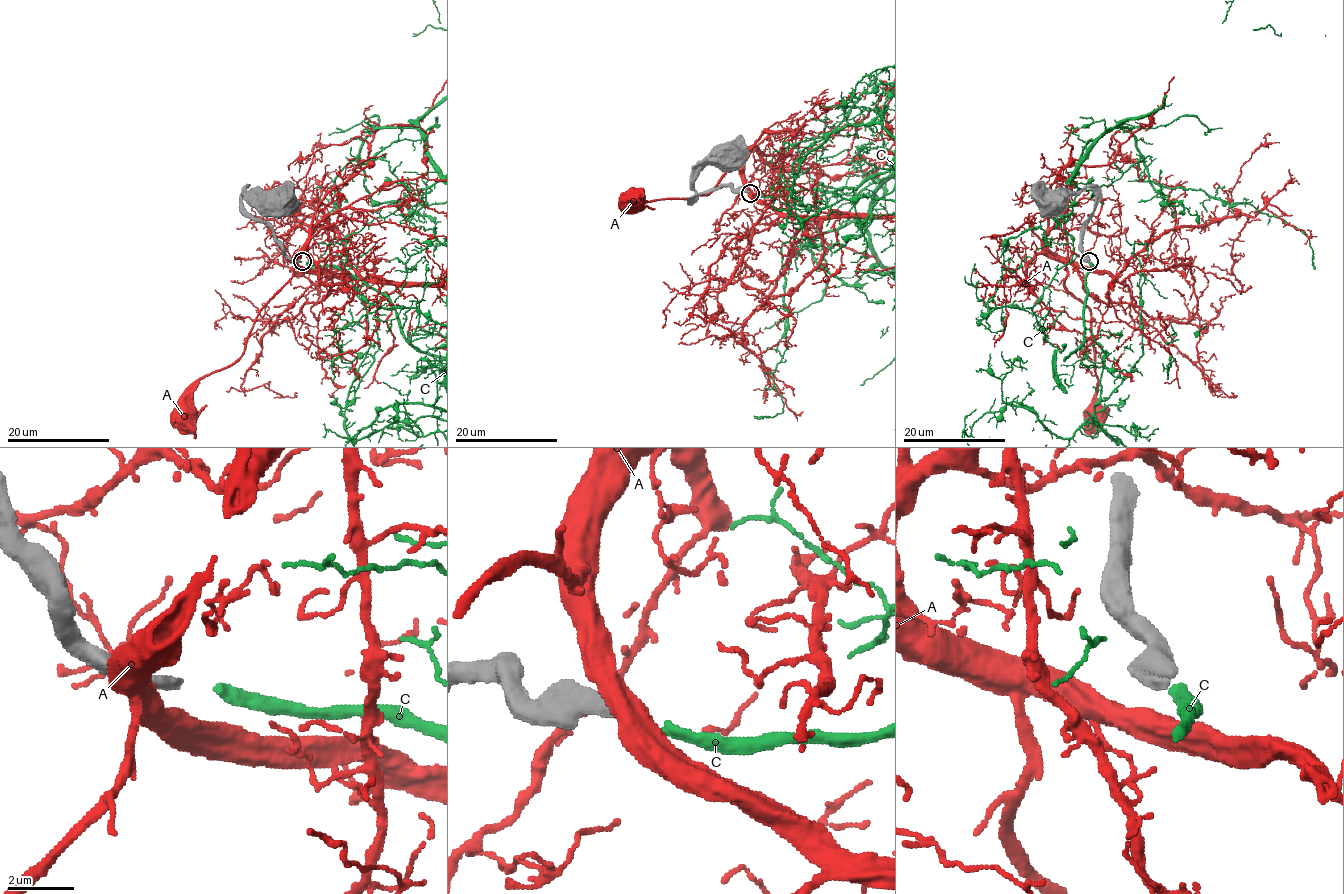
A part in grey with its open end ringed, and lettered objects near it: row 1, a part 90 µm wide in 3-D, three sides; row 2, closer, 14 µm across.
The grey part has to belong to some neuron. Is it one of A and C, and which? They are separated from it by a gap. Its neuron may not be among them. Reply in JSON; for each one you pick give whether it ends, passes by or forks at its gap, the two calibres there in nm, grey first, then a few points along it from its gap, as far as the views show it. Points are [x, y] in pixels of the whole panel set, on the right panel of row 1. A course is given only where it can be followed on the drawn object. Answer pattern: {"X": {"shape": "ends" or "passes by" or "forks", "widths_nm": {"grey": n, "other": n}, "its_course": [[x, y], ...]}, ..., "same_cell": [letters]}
{"C": {"shape": "ends", "widths_nm": {"grey": 340, "other": 340}}, "same_cell": ["C"]}

